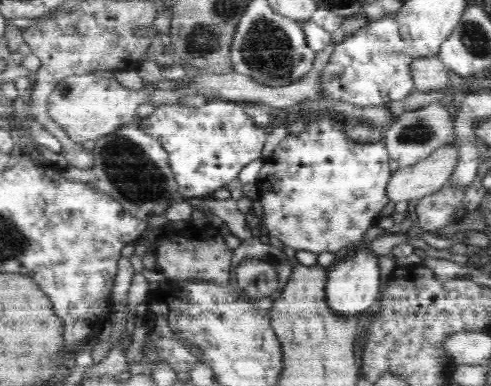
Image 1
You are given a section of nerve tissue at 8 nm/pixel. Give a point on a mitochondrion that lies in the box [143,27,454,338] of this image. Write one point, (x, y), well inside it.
(419, 132)

